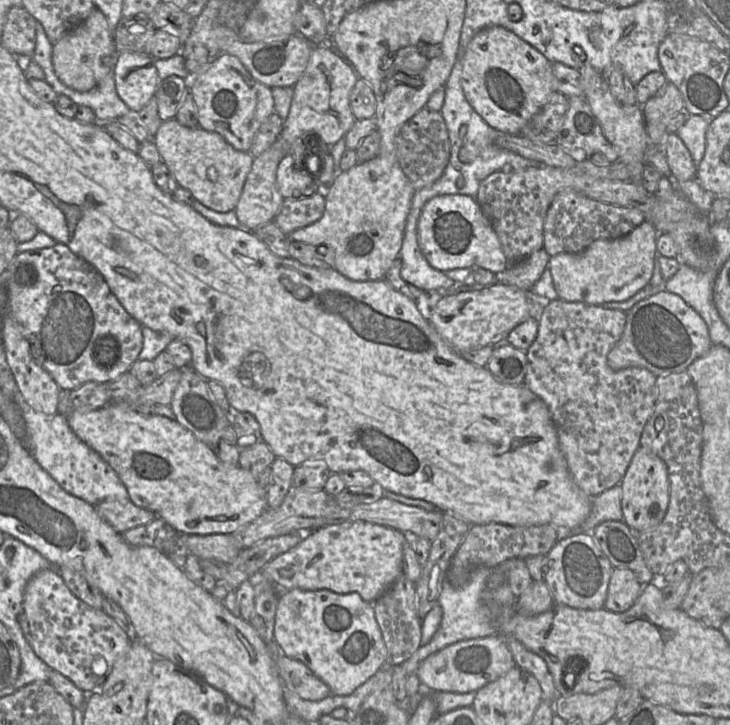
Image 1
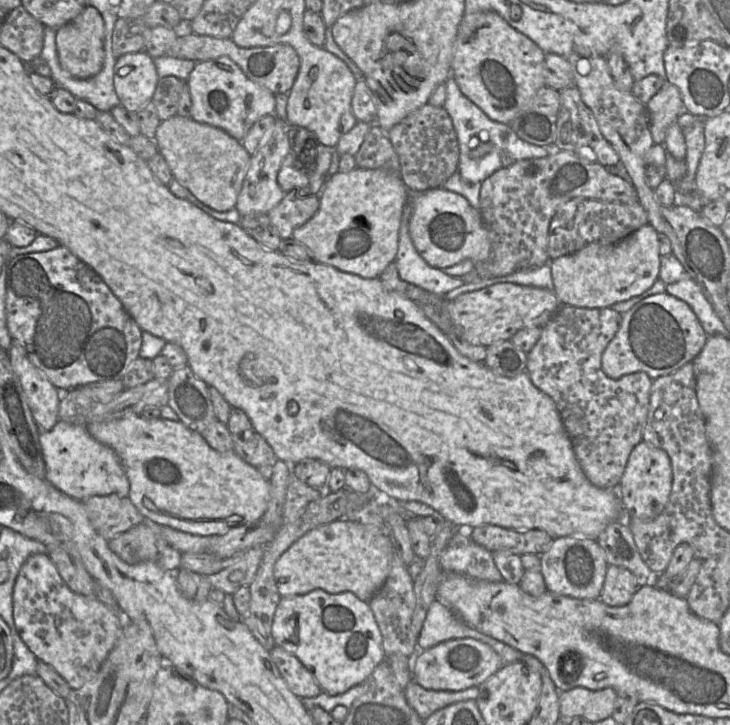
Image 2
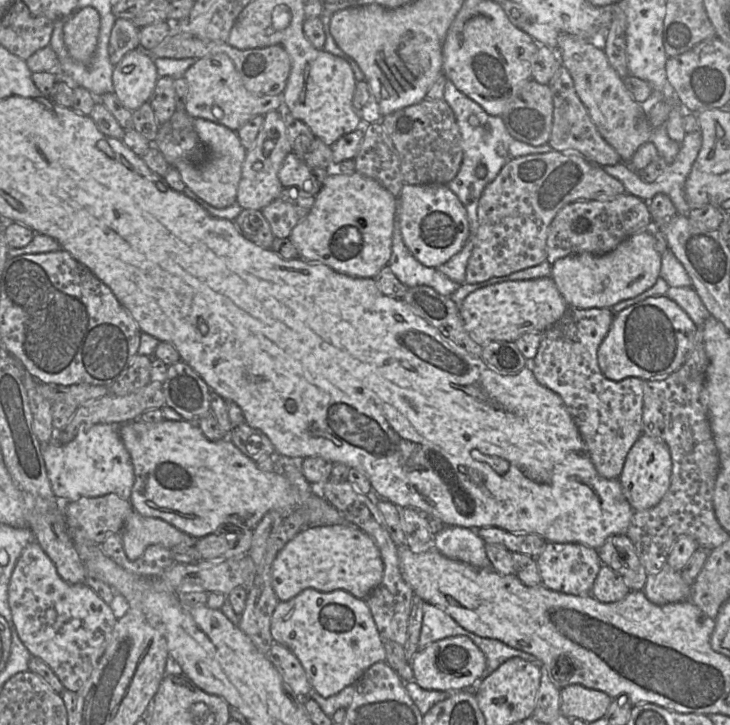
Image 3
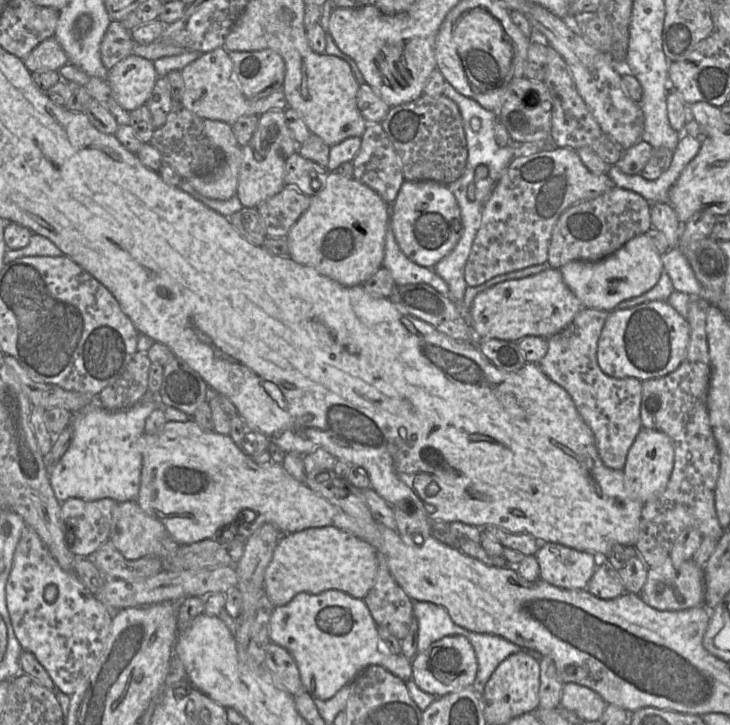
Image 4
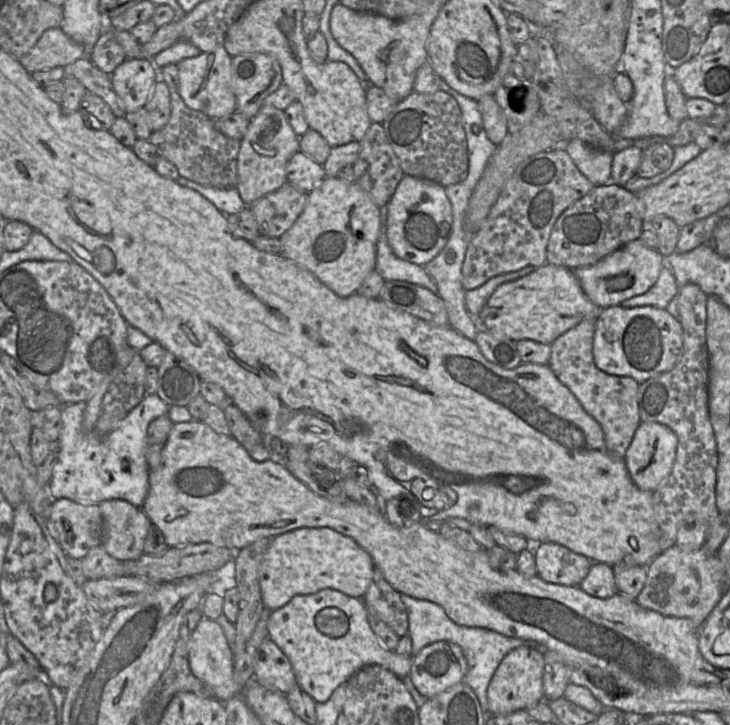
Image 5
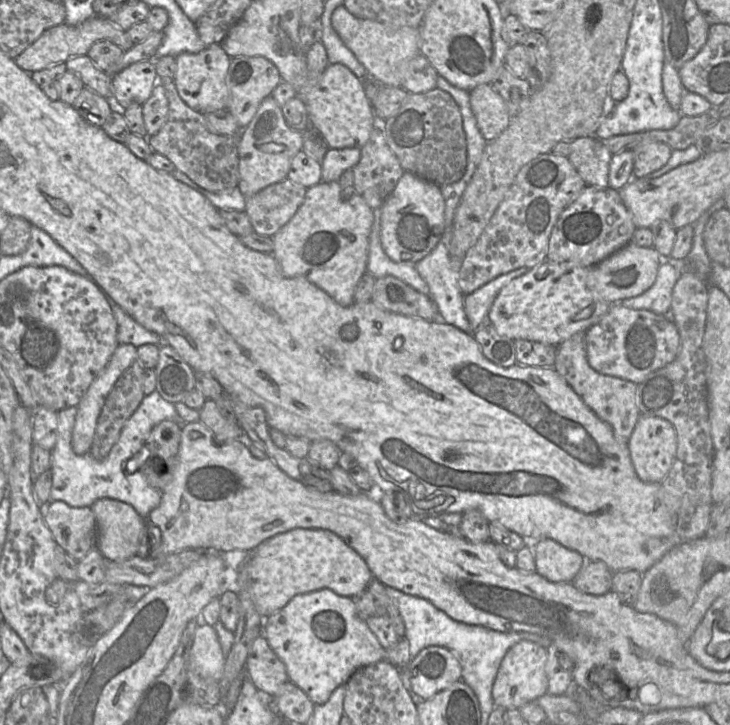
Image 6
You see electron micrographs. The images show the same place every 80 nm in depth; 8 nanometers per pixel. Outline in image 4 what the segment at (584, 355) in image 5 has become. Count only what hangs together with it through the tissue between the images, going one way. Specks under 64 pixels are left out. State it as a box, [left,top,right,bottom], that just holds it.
[538,308,642,470]

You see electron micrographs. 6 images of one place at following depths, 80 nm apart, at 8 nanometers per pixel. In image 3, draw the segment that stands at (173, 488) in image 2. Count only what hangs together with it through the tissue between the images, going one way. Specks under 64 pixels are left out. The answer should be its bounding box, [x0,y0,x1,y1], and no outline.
[110,419,348,539]

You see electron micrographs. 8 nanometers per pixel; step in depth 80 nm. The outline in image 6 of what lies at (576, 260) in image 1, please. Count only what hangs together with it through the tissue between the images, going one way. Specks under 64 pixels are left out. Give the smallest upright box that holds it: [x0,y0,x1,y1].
[589,243,663,304]

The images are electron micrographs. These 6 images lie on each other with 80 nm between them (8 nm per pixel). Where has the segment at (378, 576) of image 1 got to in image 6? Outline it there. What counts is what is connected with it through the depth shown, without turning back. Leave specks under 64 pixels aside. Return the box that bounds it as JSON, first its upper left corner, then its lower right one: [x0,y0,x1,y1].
[247,528,373,618]

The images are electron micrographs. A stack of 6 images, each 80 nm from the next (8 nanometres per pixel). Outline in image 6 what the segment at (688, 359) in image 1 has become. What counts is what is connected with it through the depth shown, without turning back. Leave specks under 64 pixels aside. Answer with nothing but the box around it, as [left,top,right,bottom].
[585,305,680,385]

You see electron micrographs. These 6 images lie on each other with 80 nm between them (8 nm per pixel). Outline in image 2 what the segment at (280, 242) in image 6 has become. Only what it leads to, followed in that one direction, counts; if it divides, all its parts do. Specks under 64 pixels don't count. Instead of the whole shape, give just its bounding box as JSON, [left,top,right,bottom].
[292,167,410,279]

